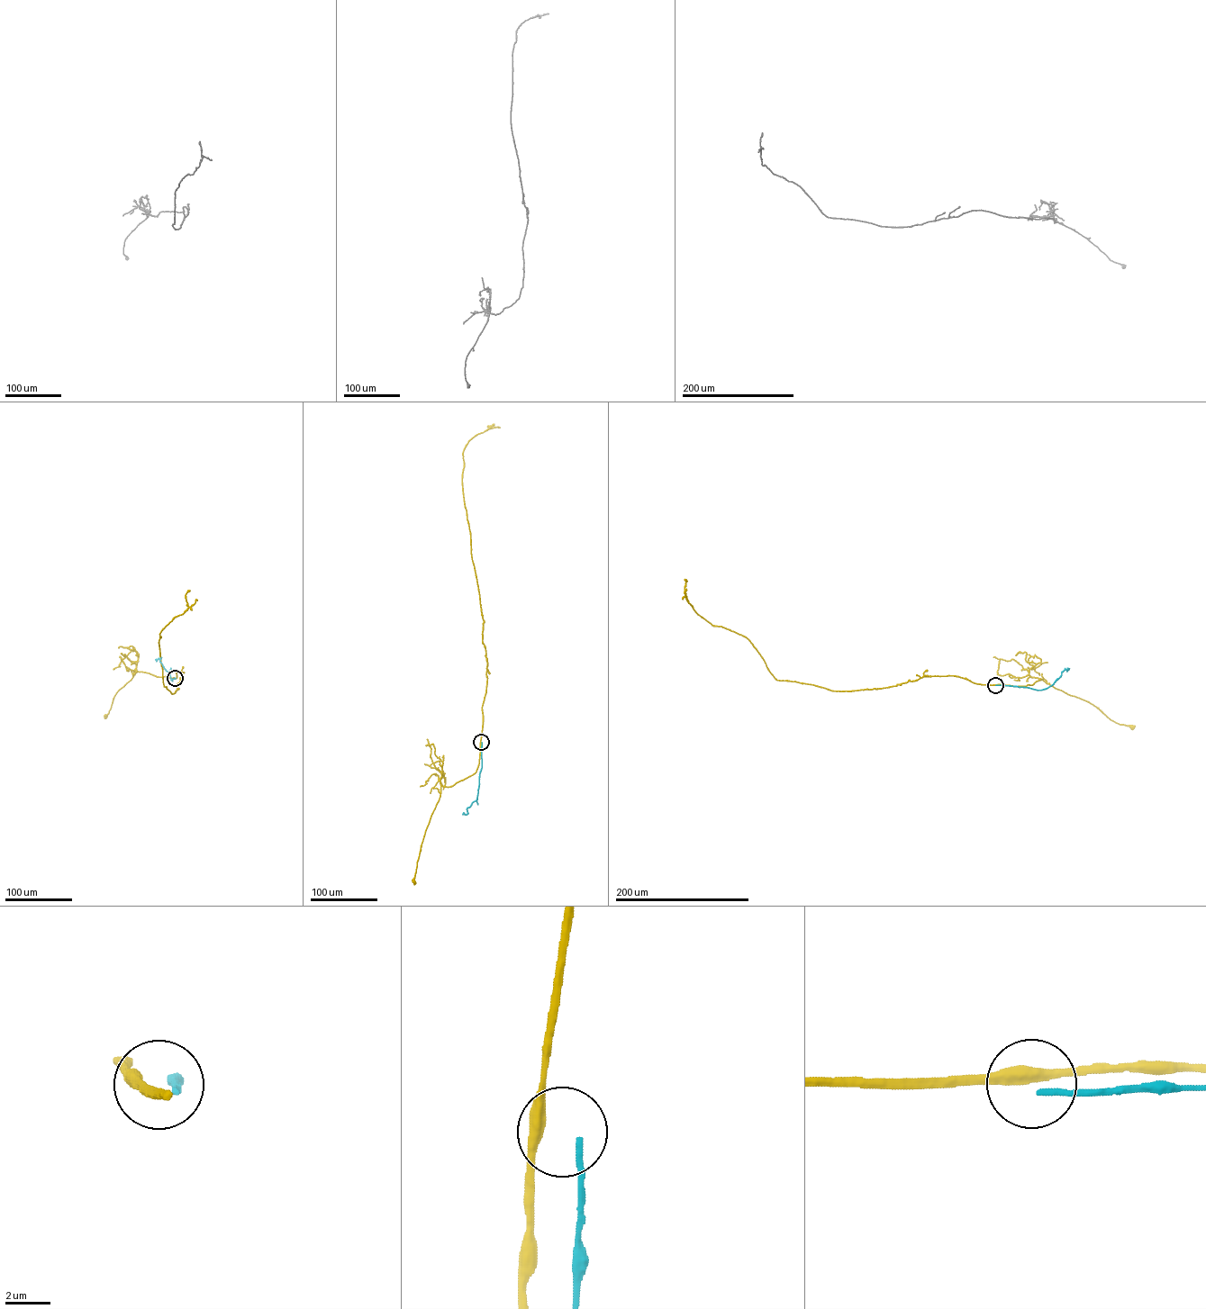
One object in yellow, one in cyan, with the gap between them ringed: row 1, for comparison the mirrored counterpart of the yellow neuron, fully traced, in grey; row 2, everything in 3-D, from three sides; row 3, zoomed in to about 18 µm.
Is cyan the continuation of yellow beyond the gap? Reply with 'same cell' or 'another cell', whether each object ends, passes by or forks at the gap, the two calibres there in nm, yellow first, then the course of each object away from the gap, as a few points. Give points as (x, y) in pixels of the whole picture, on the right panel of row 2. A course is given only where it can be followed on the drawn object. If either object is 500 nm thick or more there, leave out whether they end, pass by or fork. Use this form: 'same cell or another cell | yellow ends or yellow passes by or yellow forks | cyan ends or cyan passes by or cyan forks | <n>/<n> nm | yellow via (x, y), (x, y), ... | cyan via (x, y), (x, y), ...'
another cell | 500/260 nm | yellow via (995, 684), (1026, 686), (1040, 679), (1088, 701), (1116, 723), (1131, 726) | cyan via (995, 685), (1042, 690), (1051, 686), (1061, 672), (1069, 669), (1066, 672)

